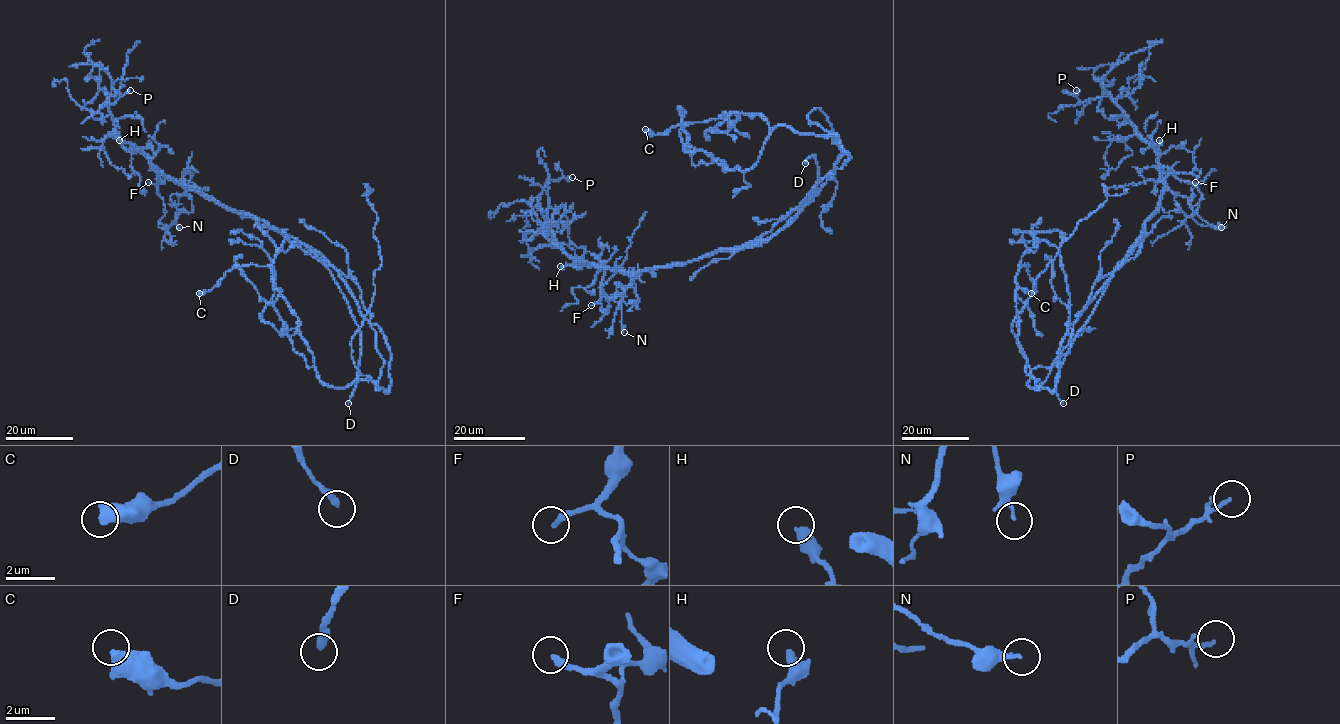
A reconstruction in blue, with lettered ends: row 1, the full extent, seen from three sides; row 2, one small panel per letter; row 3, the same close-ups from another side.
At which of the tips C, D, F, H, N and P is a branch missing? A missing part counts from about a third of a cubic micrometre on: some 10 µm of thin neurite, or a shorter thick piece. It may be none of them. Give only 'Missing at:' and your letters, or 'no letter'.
Missing at: D, F

